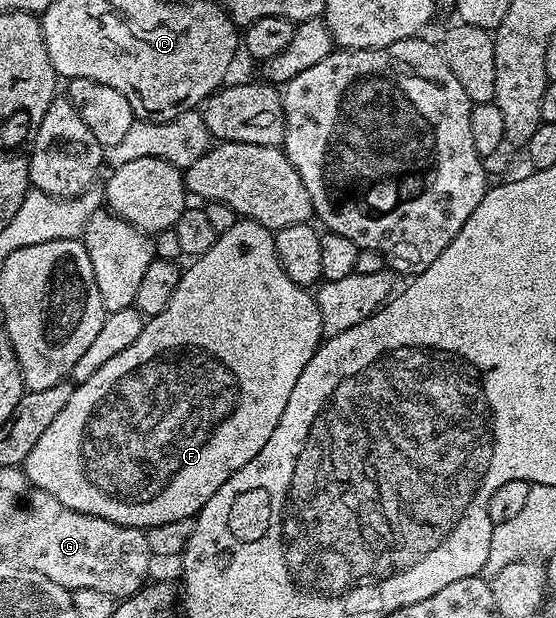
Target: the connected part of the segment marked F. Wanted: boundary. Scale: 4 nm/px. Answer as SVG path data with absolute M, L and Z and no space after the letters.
M237 220L229 232L216 237L213 248L209 252L198 255L191 267L184 269L179 276L177 292L173 292L173 300L169 300L169 308L150 319L144 325L141 336L125 348L113 360L97 368L89 380L78 383L69 396L69 404L61 408L61 413L45 428L41 440L33 444L33 452L23 461L21 467L28 480L37 488L49 492L49 496L57 496L65 508L73 508L82 514L104 518L122 526L137 526L150 528L169 524L173 520L182 518L194 519L199 510L261 448L265 448L265 440L273 436L273 428L281 420L281 412L285 412L285 404L289 404L289 395L297 384L297 376L301 376L305 364L314 356L315 350L324 341L325 335L321 324L321 312L315 303L314 293L308 287L293 284L279 262L275 236L272 231L265 229L261 224L250 220Z

